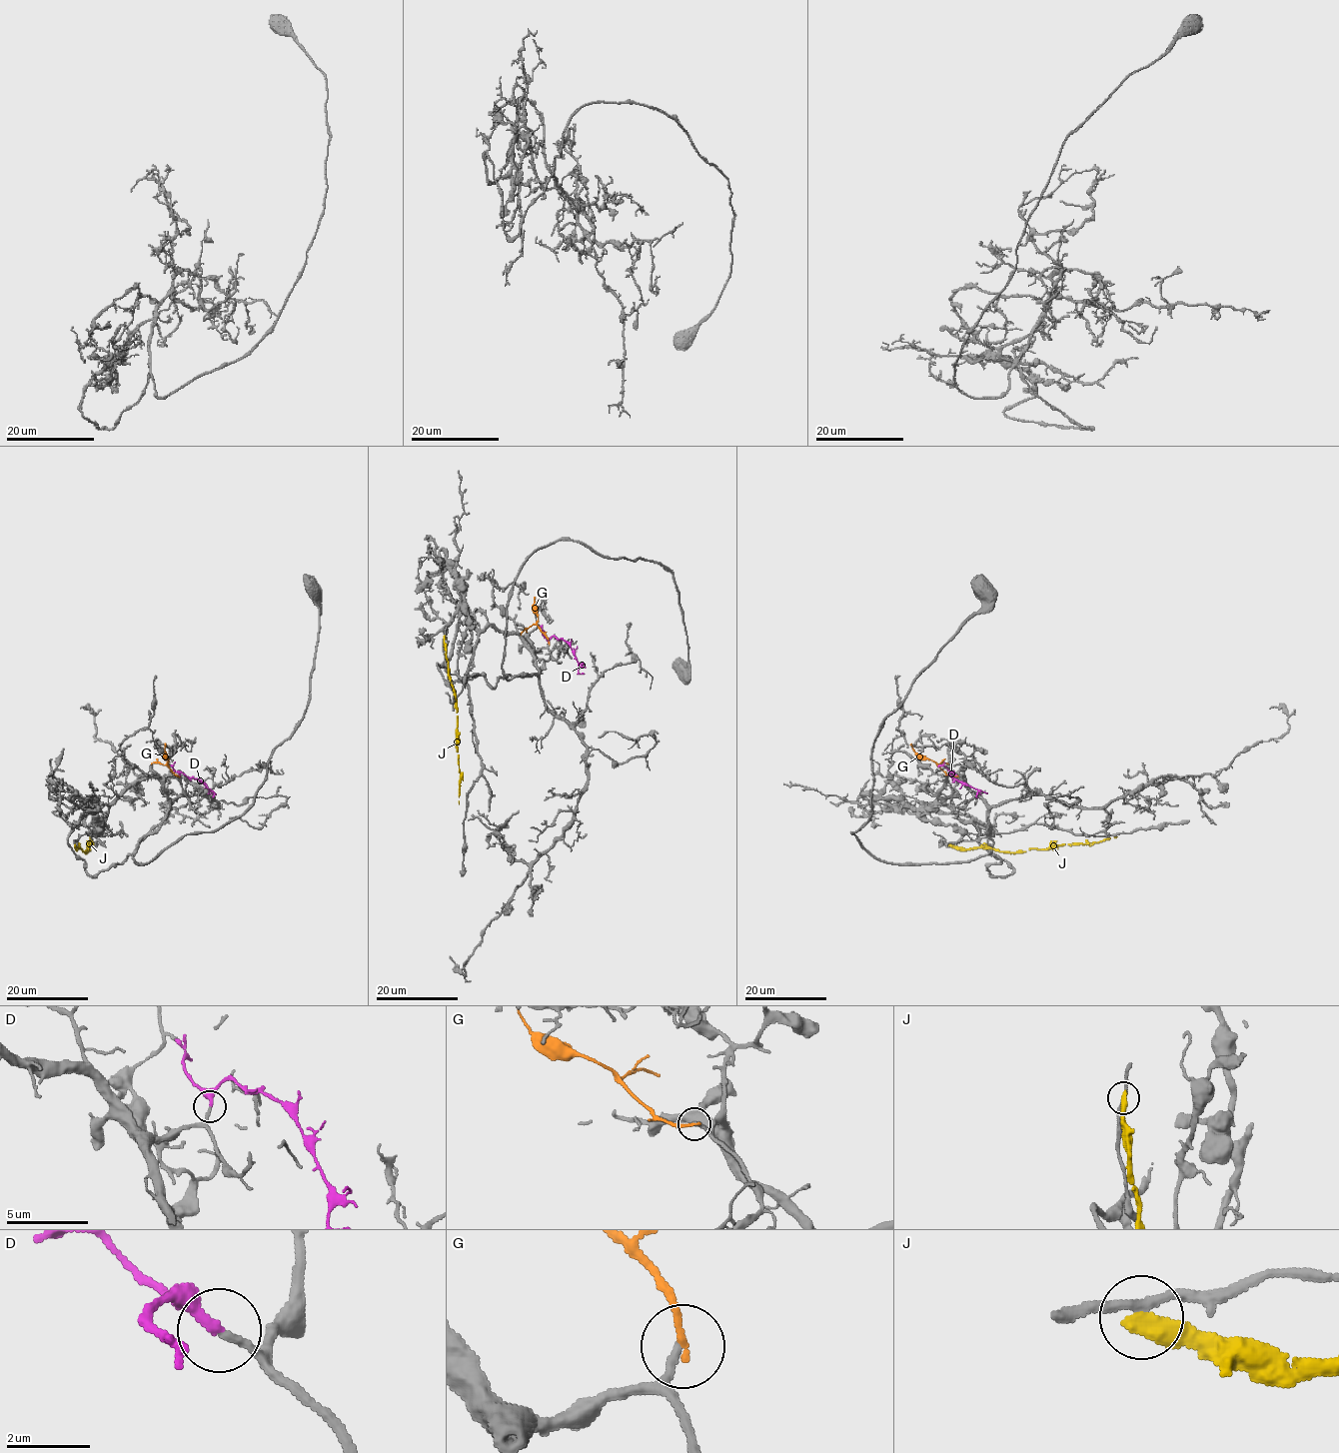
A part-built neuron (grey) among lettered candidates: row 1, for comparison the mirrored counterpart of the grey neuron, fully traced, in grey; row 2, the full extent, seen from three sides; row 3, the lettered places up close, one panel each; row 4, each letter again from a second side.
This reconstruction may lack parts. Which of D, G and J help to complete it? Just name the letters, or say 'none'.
D

